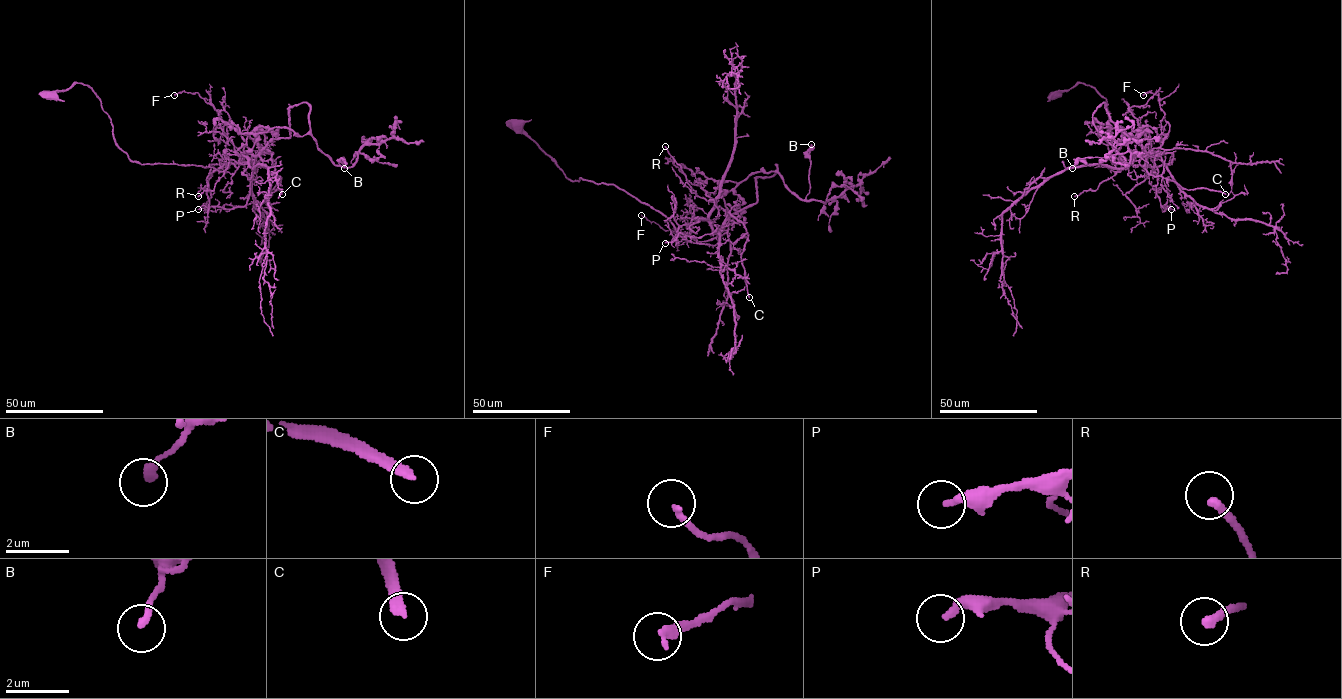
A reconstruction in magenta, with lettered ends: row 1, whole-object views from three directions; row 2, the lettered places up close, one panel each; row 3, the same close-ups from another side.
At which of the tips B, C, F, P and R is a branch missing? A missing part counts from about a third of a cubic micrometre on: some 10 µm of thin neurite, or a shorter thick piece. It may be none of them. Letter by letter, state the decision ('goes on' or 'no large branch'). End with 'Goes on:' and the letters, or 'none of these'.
B: no large branch
C: goes on
F: no large branch
P: no large branch
R: no large branch
Goes on: C

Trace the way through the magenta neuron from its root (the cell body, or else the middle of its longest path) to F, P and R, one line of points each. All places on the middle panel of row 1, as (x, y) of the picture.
F: (516, 126), (568, 179), (616, 185), (688, 240), (715, 245), (724, 224), (728, 230), (696, 241), (641, 215)
P: (516, 126), (568, 179), (616, 185), (661, 212), (688, 240), (715, 245), (722, 226), (665, 243)
R: (516, 126), (568, 179), (616, 185), (683, 238), (715, 245), (714, 203), (691, 192), (665, 146)

